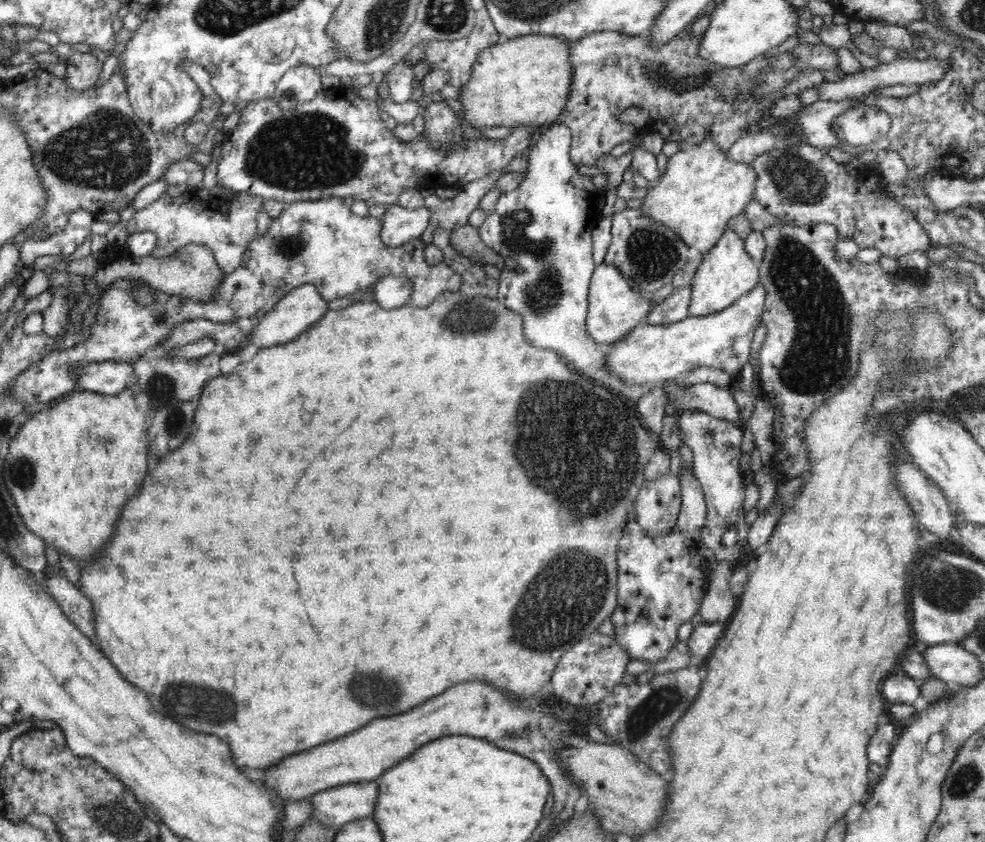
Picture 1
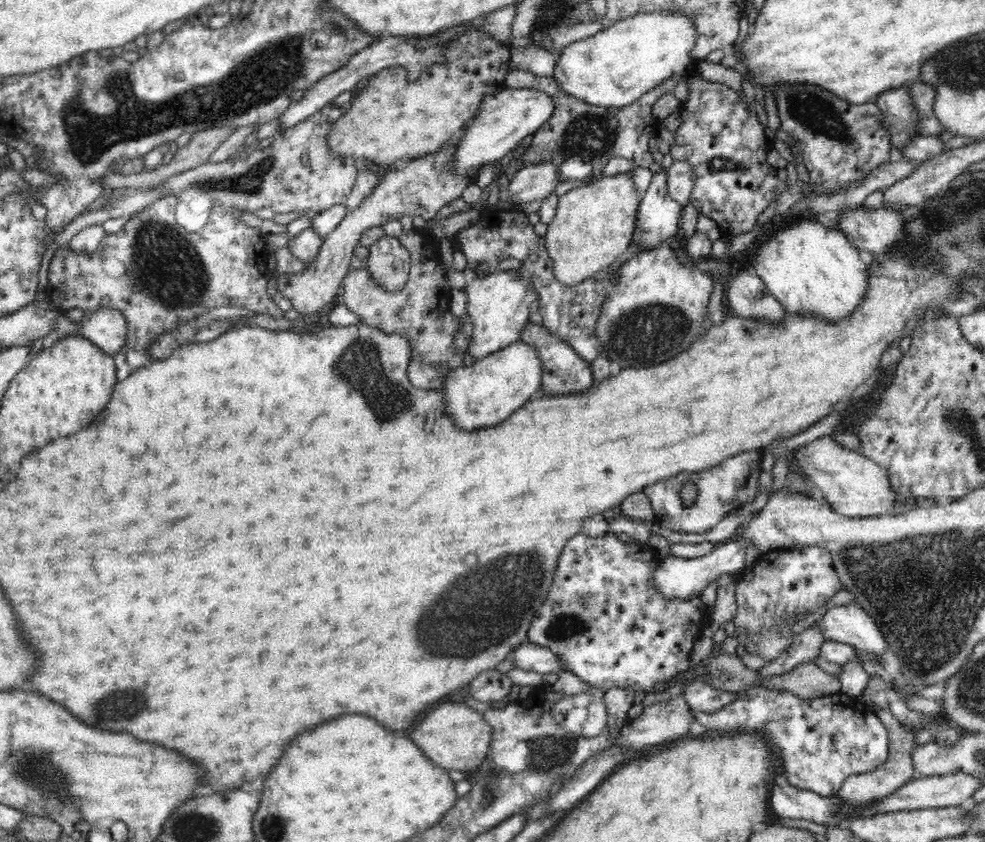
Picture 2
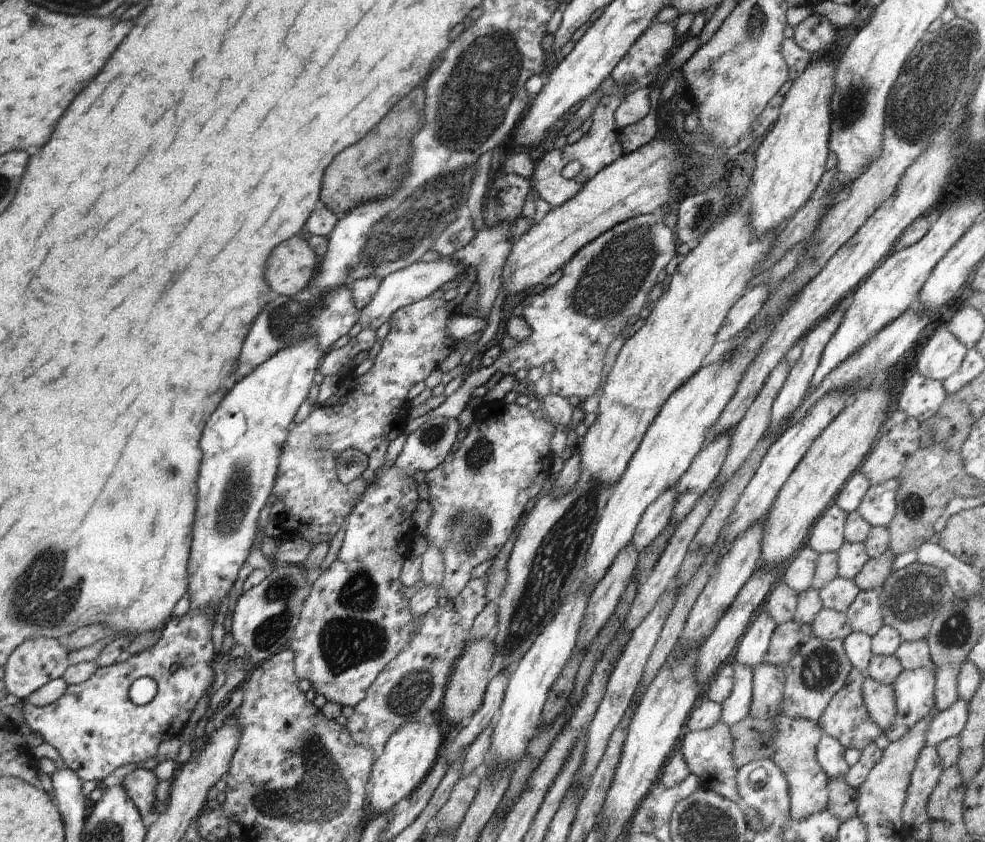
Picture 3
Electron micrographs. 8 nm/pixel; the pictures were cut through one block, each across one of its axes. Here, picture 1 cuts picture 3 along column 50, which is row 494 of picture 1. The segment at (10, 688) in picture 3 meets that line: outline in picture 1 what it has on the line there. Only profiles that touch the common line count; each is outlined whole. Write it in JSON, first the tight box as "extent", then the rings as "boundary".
{"extent":[635,472,681,538],"boundary":[[[668,472],[645,481],[635,501],[638,525],[646,529],[650,538],[663,537],[677,526],[681,509],[680,476]]]}

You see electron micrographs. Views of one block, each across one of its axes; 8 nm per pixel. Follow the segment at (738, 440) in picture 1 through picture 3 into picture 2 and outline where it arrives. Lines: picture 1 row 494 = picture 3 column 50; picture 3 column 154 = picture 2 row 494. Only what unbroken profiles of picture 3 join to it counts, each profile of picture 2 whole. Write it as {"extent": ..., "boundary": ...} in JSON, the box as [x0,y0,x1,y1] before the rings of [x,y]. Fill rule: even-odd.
{"extent":[641,449,762,534],"boundary":[[[762,449],[743,452],[727,458],[716,466],[696,472],[684,471],[645,486],[641,491],[652,503],[656,523],[682,534],[710,532],[720,520],[724,520],[728,514],[747,502],[752,502],[758,494],[758,477],[762,474],[758,460]],[[686,482],[693,482],[697,488],[696,502],[692,506],[682,506],[680,492]]]}

